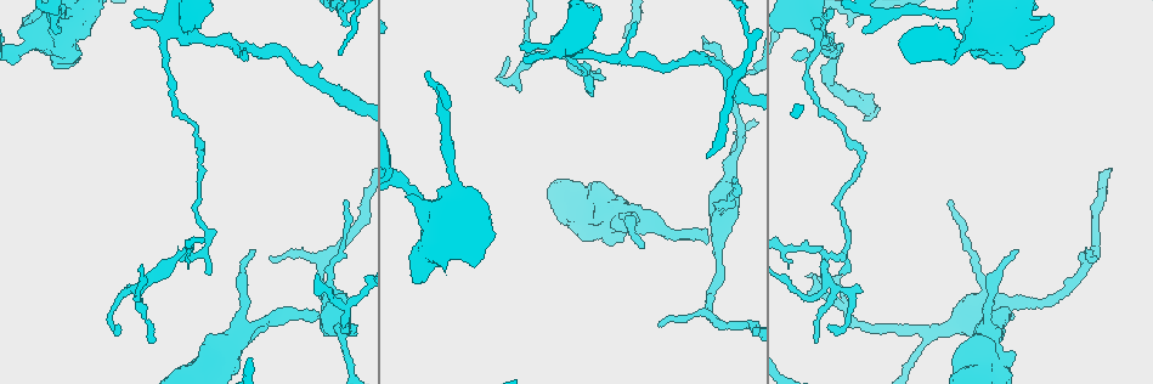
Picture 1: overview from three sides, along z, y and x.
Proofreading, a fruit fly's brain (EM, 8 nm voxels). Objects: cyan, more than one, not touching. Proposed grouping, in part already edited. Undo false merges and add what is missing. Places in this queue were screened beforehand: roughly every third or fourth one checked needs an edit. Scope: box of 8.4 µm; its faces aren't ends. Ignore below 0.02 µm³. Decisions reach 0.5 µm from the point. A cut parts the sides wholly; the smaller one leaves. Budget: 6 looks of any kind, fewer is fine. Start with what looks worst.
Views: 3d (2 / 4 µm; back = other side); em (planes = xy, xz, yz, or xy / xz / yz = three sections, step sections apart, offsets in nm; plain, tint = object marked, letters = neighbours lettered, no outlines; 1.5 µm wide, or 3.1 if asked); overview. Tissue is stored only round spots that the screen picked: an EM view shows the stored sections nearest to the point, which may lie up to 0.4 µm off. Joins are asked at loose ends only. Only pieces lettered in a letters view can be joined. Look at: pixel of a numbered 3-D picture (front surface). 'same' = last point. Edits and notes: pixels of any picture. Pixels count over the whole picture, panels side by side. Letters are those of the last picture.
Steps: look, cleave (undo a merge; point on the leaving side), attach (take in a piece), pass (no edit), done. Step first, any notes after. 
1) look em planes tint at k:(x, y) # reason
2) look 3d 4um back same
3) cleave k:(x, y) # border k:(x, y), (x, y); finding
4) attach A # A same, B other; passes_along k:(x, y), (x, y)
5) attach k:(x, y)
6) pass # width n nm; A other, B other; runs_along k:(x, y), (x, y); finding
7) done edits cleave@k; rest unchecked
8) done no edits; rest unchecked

look 3d 4um at 1:(254, 251) # an open end

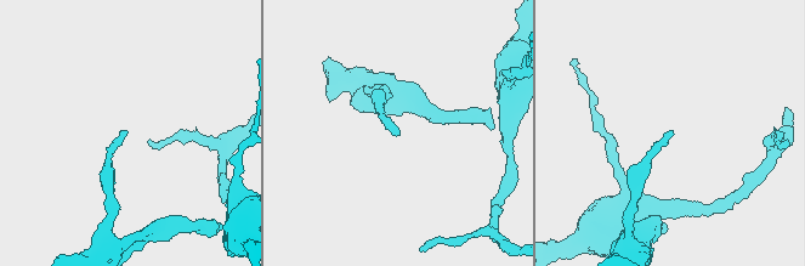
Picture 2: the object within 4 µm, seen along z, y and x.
look em yz step 8 letters at 2:(395, 135) # need the tissue

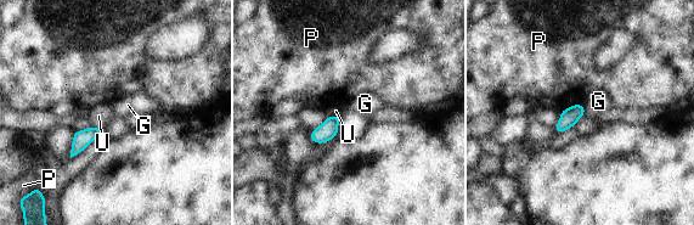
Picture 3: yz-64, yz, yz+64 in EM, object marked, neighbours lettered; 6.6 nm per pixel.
pass # G other, P other, U other; border 3:(584, 106), (585, 113); no lettered piece goes on from it

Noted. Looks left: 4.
look 3d 4um at 1:(704, 44)

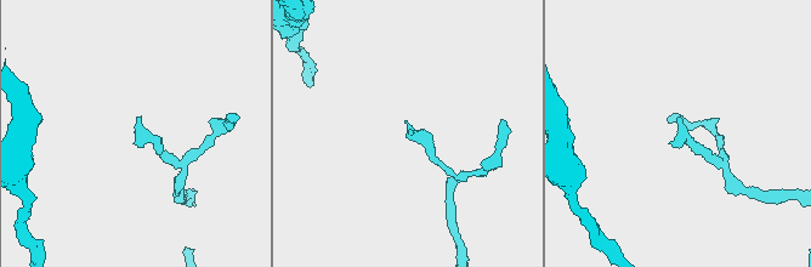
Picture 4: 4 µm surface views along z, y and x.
look em planes letters at 4:(140, 118)

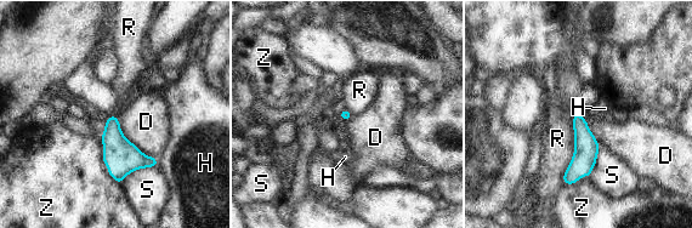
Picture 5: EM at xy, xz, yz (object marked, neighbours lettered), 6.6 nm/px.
pass # D other, H other, R other, S other, Z other; border 5:(117, 115), (123, 135), (156, 158); none of them fits

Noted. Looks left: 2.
look em planes letters at 1:(829, 259) # sharp bend

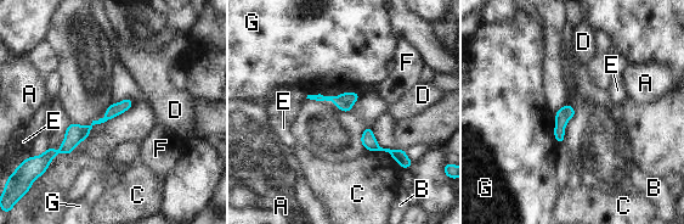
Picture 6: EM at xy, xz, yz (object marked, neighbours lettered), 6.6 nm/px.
cleave 6:(348, 98) # A other, B other, C other, D other, E other, F other, G other; two cells meet here

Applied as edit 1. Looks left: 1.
done edits cleave@6; rest unchecked

